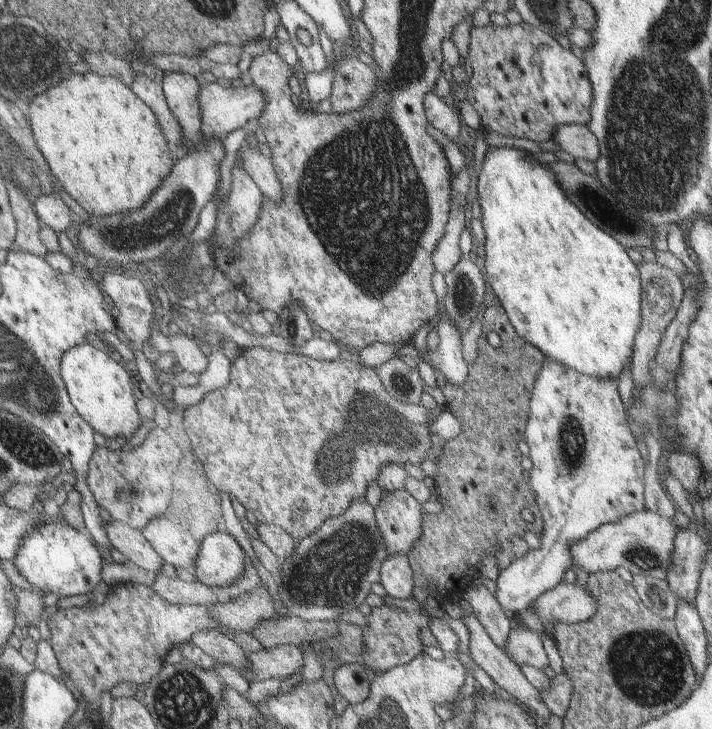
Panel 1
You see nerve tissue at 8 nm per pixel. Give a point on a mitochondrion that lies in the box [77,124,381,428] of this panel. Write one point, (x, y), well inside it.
(163, 228)

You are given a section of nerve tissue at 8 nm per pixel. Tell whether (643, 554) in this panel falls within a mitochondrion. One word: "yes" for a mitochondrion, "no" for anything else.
yes

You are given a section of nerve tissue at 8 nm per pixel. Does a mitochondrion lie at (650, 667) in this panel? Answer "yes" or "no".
yes

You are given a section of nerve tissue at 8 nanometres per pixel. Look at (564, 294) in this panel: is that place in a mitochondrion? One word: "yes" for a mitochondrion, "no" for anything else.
no

